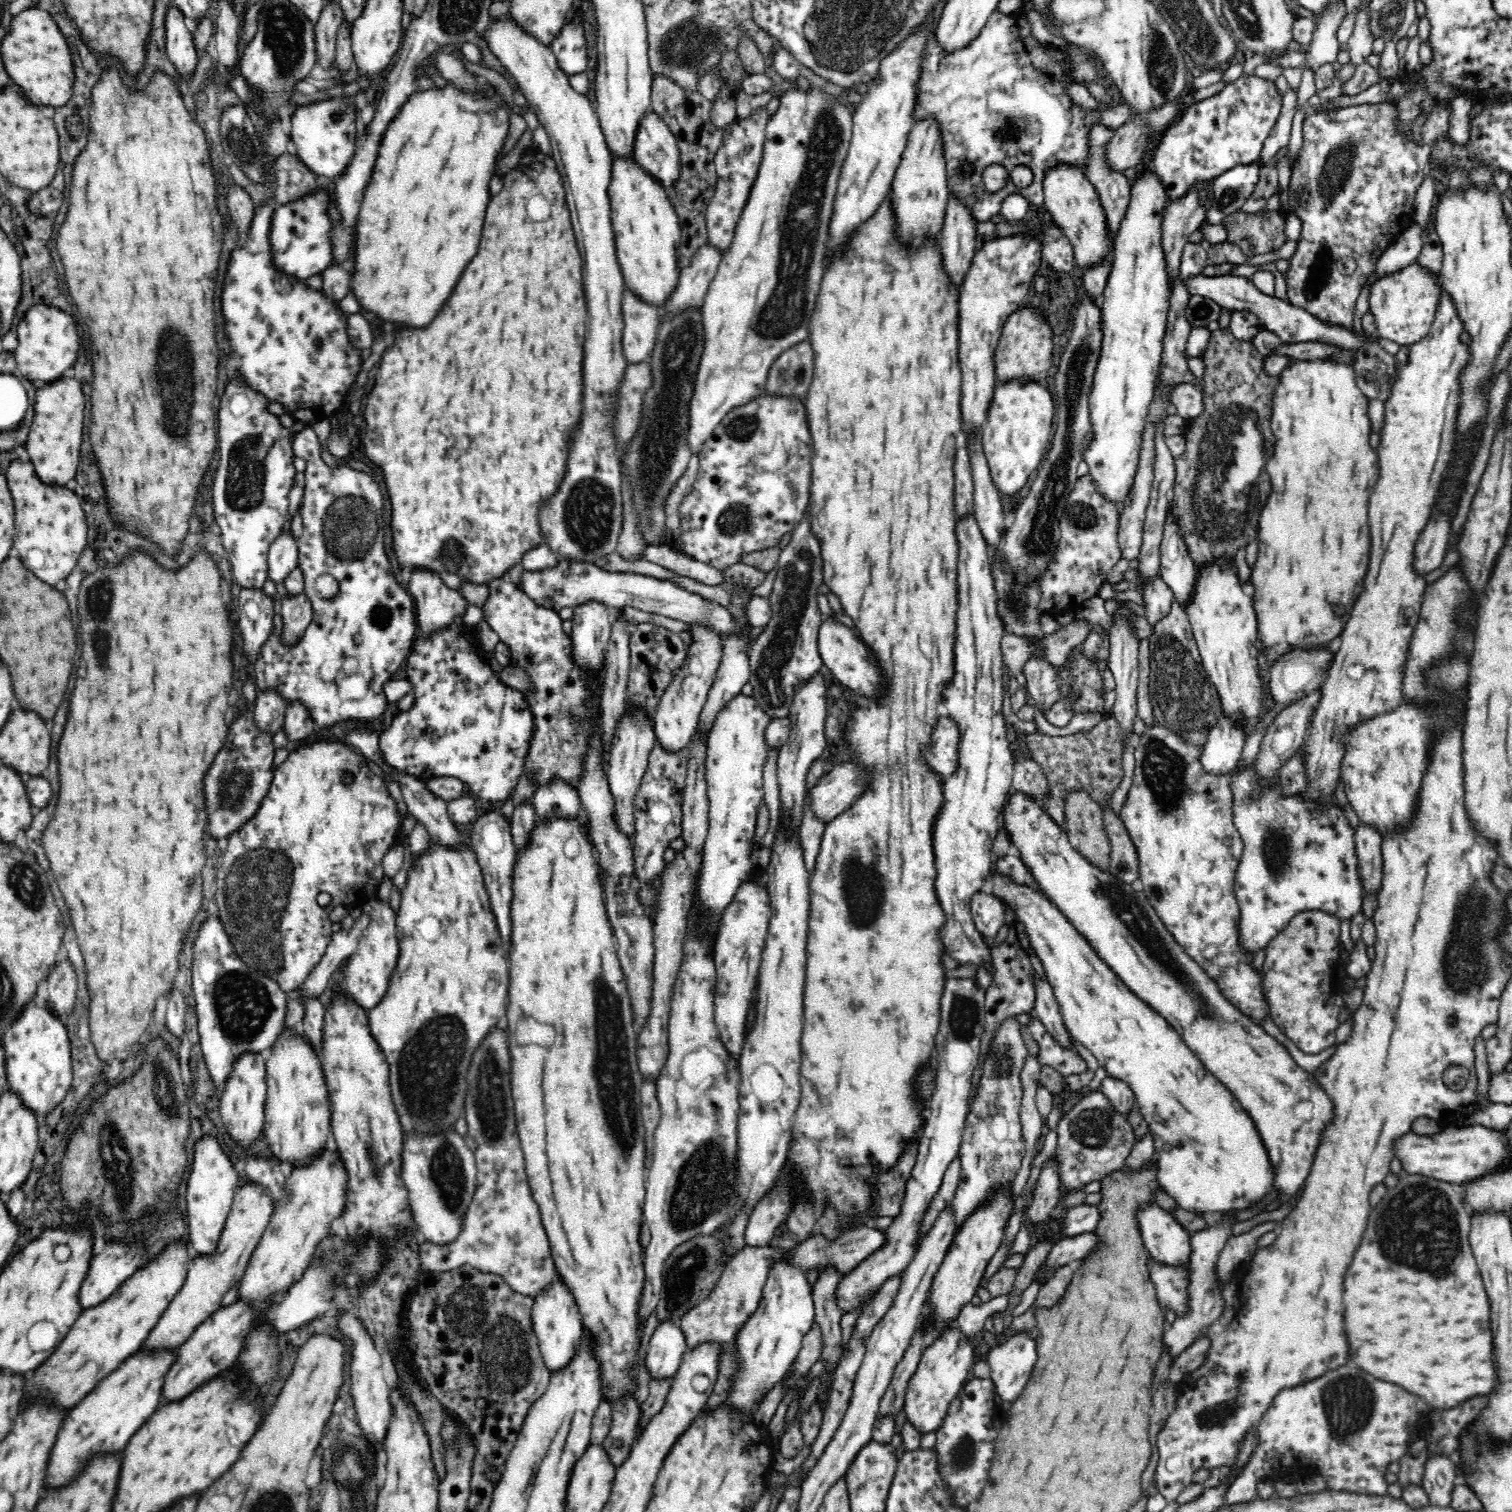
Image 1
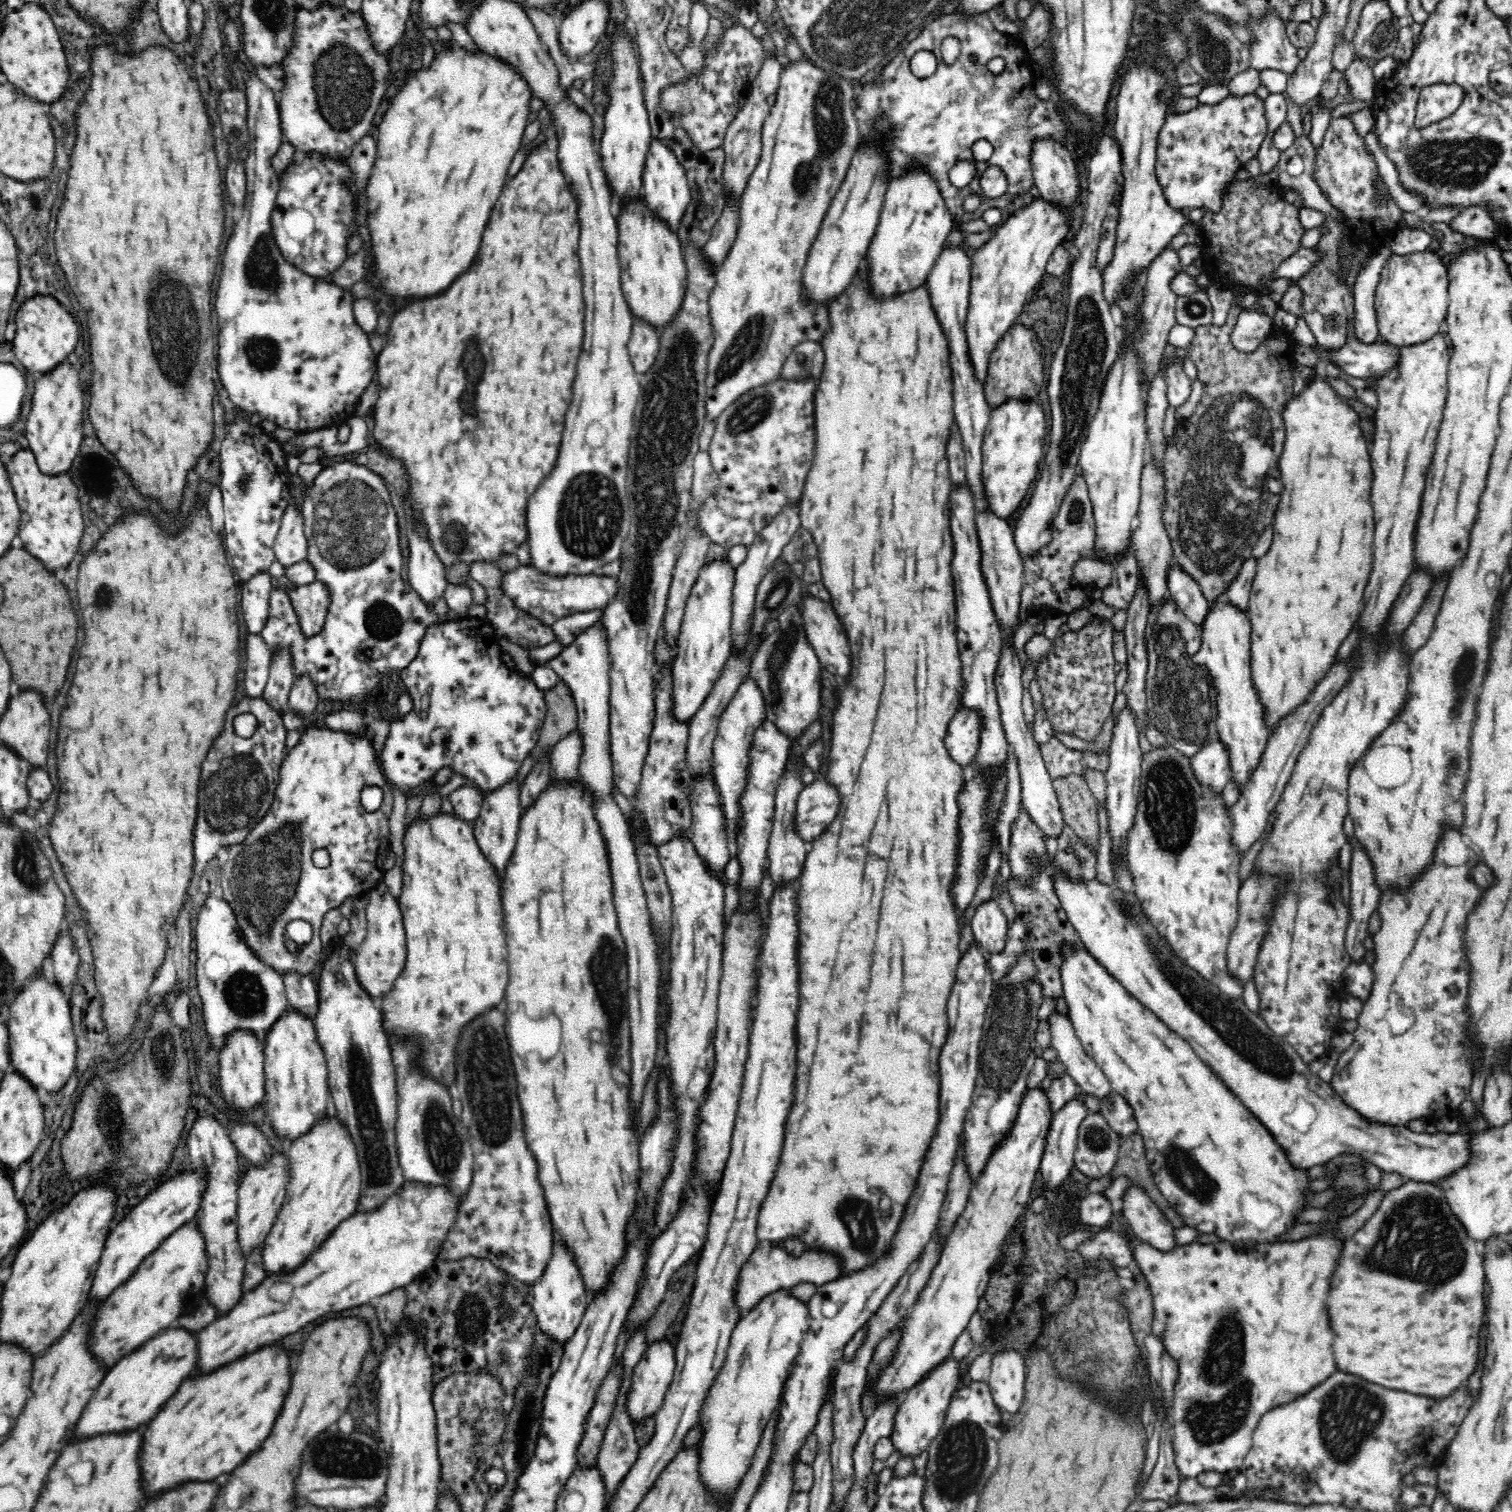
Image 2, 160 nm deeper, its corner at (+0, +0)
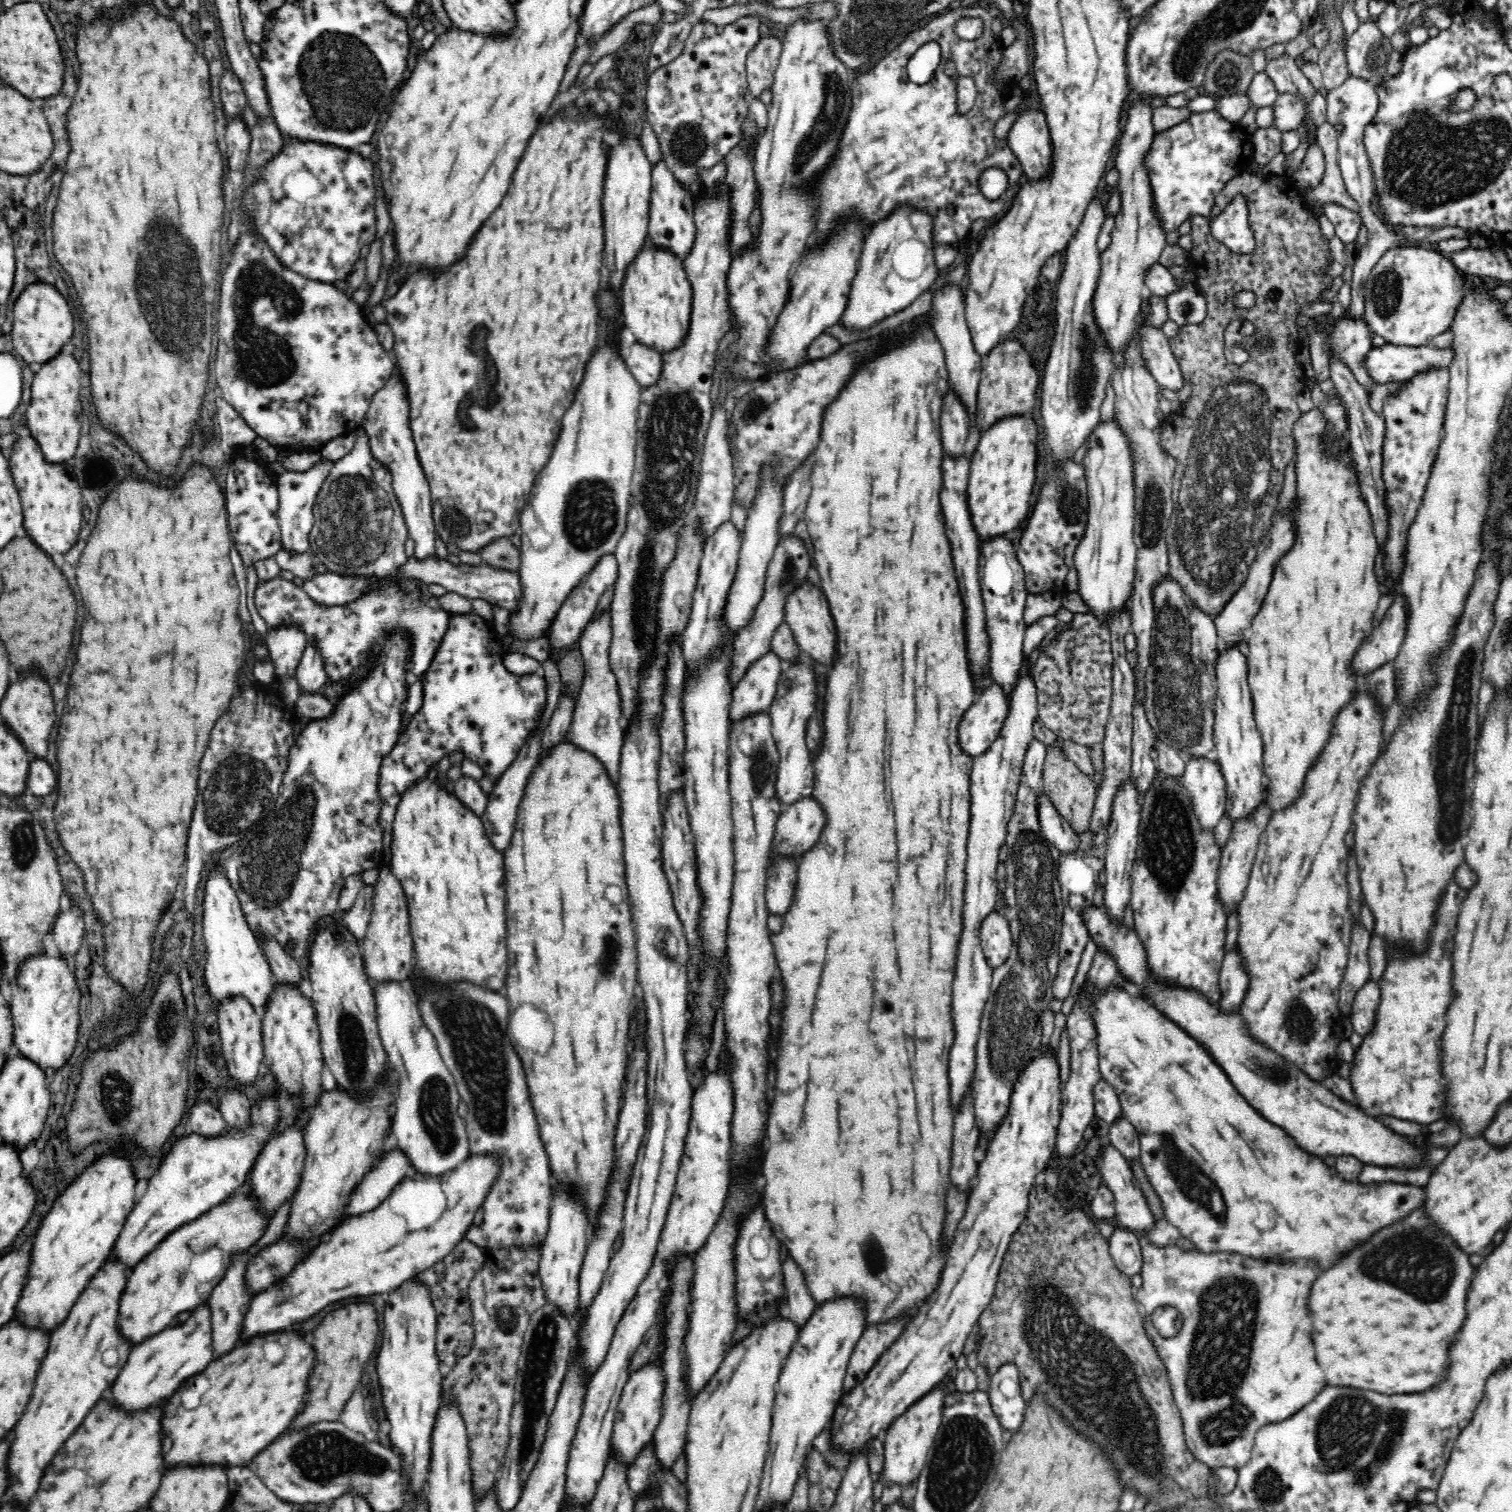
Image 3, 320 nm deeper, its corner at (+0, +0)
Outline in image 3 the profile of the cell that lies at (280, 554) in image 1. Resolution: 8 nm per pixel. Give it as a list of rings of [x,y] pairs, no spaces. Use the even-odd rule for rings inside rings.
[[[321,457],[319,461],[306,471],[285,471],[285,473],[278,477],[279,507],[277,517],[279,527],[281,528],[280,534],[283,548],[293,550],[294,552],[307,552],[311,550],[309,534],[315,521],[313,506],[315,505],[321,486],[331,473],[334,463],[333,460]]]

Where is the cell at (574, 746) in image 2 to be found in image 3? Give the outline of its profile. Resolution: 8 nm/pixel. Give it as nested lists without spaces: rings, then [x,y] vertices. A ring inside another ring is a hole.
[[[607,608],[600,614],[595,614],[582,633],[578,648],[584,658],[585,676],[577,698],[578,704],[576,704],[572,728],[566,733],[566,737],[582,750],[594,754],[604,764],[612,783],[617,785],[626,722],[622,715],[622,700],[617,679],[610,667],[612,625],[611,612]]]

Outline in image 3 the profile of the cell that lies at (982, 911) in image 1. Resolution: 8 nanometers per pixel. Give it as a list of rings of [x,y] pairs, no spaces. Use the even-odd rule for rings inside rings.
[[[991,912],[982,922],[980,940],[983,953],[990,968],[1002,966],[1009,959],[1013,949],[1013,935],[1006,917],[999,912]]]

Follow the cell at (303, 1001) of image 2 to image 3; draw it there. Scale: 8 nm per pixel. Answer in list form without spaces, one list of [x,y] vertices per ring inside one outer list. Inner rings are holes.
[[[255,934],[264,951],[264,956],[276,976],[276,982],[294,982],[300,984],[299,962],[275,938],[265,938],[263,934]]]

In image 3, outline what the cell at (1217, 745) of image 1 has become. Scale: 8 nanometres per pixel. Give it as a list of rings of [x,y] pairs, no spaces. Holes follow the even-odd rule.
[[[1195,756],[1193,759],[1190,759],[1185,764],[1183,785],[1188,795],[1190,795],[1190,806],[1192,811],[1194,811],[1194,816],[1198,819],[1198,825],[1208,831],[1208,833],[1210,831],[1213,832],[1220,819],[1224,816],[1227,804],[1226,783],[1216,758]]]

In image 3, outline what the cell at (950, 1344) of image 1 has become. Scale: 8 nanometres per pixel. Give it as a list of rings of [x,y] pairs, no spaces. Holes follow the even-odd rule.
[[[932,1390],[930,1394],[919,1398],[902,1416],[895,1418],[894,1422],[885,1431],[883,1468],[880,1472],[884,1484],[897,1484],[904,1490],[908,1485],[914,1485],[933,1446],[939,1430],[941,1429],[942,1410],[945,1395],[942,1390]]]

